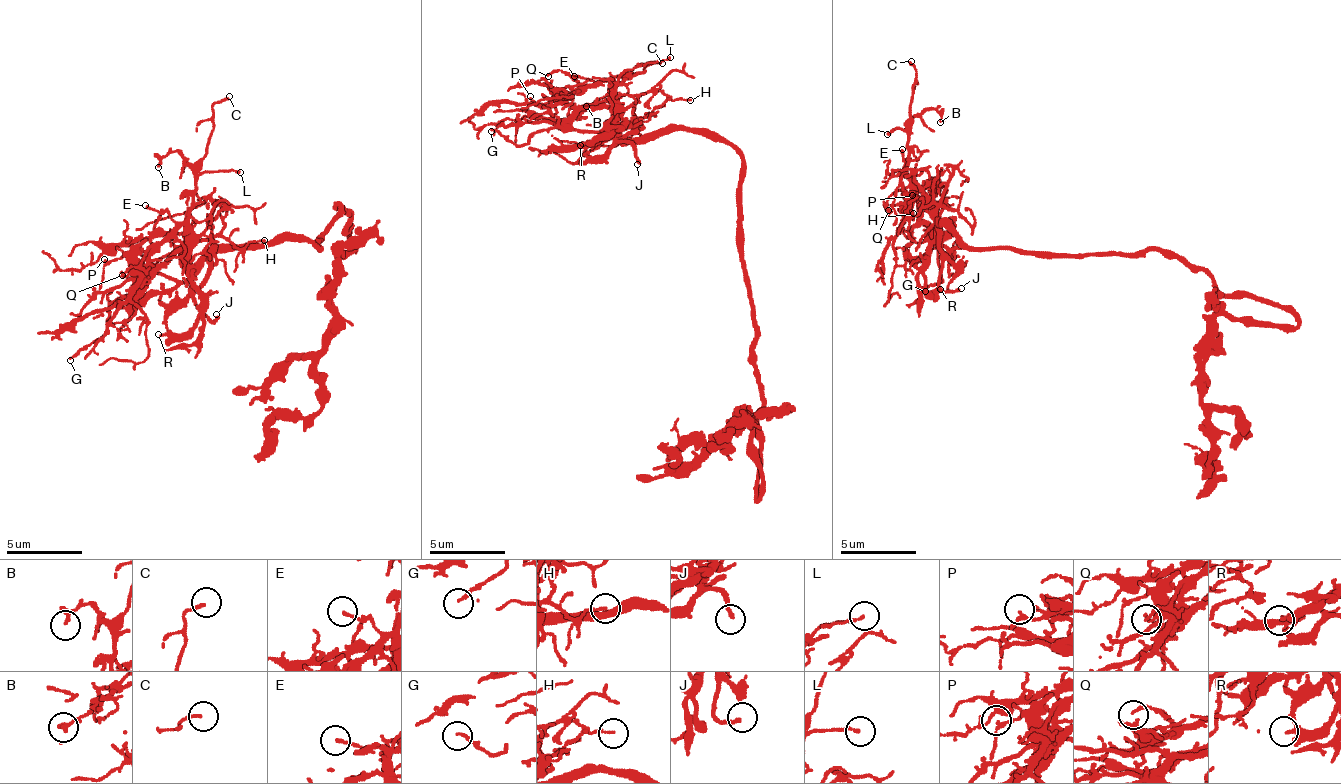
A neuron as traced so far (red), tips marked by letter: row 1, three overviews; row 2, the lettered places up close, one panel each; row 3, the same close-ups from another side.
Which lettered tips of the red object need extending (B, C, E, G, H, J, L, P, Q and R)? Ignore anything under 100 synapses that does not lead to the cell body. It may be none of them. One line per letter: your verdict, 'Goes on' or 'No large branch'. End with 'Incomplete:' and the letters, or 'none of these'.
B: No large branch
C: No large branch
E: No large branch
G: No large branch
H: No large branch
J: Goes on
L: No large branch
P: No large branch
Q: No large branch
R: No large branch
Incomplete: J

